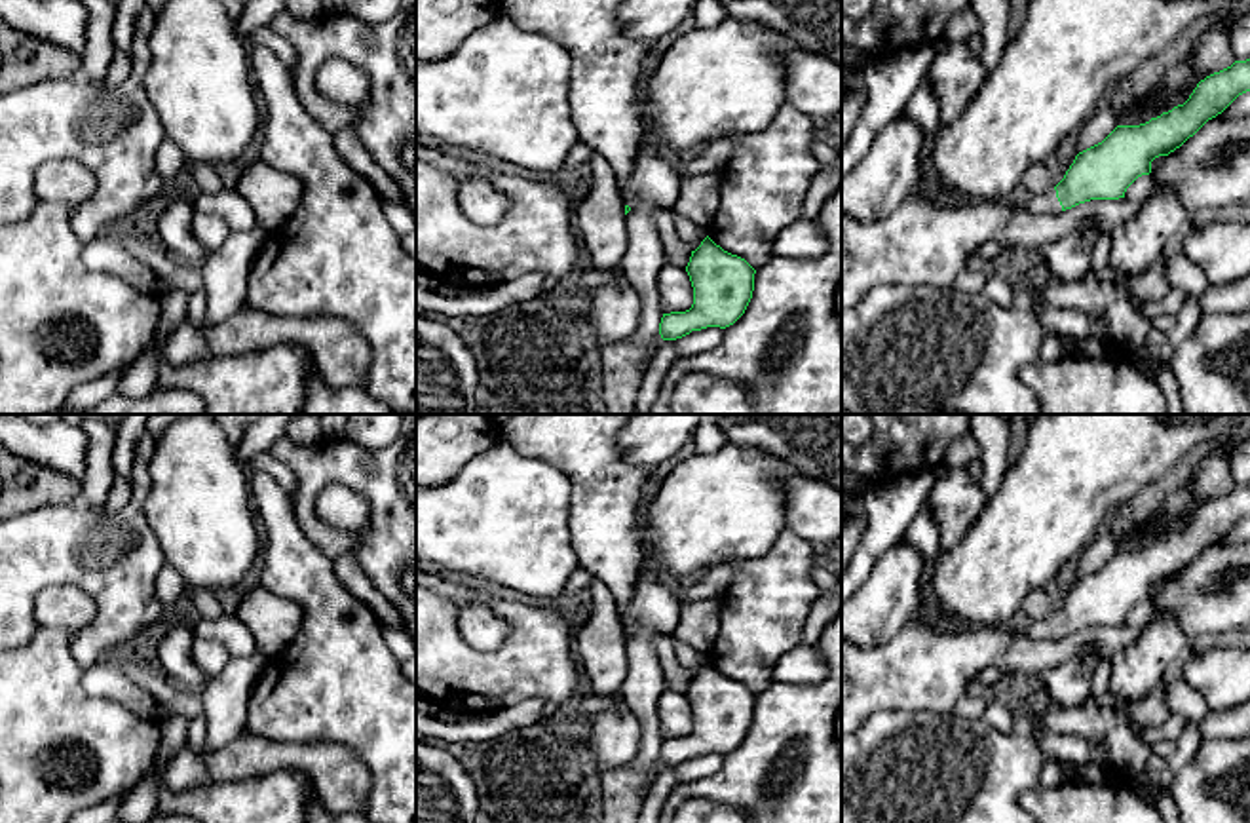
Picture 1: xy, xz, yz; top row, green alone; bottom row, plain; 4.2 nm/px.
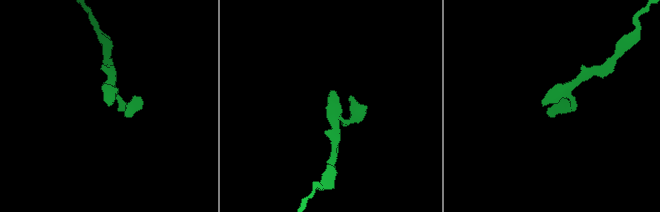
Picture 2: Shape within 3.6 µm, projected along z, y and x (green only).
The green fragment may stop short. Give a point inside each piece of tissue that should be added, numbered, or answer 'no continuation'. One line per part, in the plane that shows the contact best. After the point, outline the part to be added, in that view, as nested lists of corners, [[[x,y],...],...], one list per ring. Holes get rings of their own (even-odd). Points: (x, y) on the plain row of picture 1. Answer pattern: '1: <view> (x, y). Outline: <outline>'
1: yz (1043, 630). Outline: [[[1051,614],[1043,620],[1032,622],[1032,625],[1024,631],[1024,635],[1035,641],[1056,641],[1062,637],[1062,631],[1056,623],[1056,616]]]

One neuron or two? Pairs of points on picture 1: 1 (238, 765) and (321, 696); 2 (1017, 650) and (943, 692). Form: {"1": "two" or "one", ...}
{"1": "two", "2": "one"}

